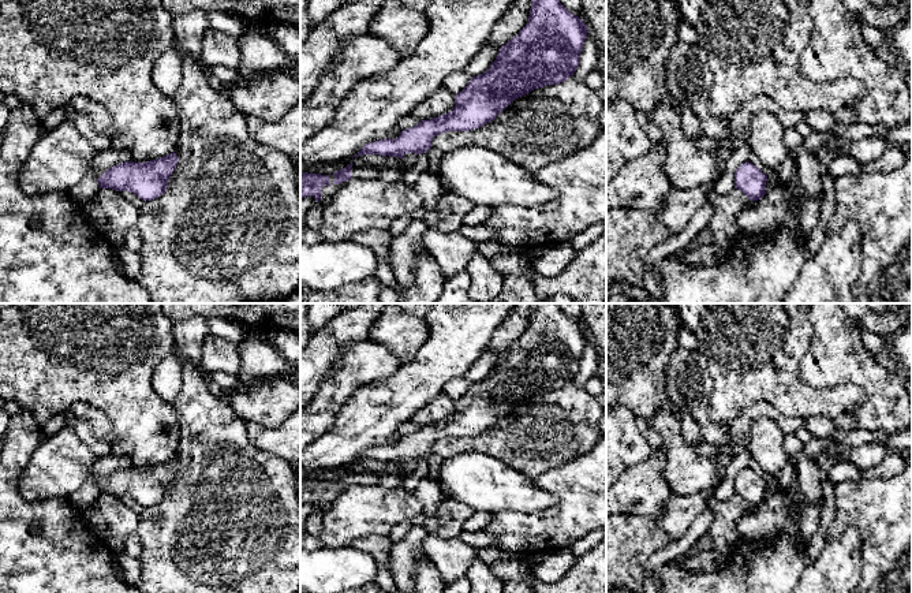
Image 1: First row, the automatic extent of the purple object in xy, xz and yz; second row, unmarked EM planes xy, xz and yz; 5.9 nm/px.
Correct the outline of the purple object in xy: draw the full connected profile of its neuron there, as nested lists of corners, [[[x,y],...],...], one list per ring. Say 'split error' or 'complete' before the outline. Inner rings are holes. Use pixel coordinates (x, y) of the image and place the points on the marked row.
complete | [[[175,152],[145,163],[124,161],[106,169],[97,183],[100,189],[127,190],[143,201],[152,201],[167,190],[177,161]]]

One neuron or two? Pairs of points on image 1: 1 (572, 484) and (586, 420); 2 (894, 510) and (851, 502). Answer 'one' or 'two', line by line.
1: two
2: one

